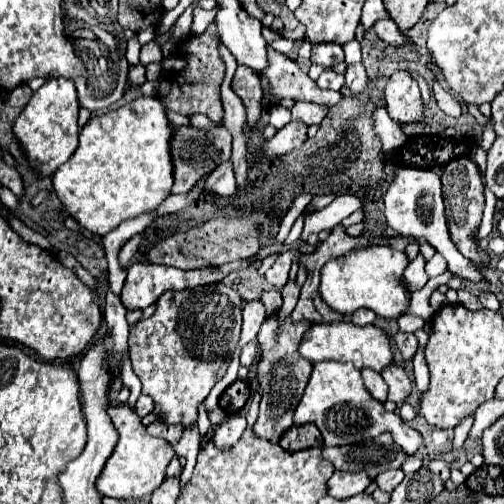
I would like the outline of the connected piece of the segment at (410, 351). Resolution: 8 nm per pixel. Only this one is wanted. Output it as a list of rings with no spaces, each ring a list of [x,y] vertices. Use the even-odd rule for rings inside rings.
[[[397,333],[393,339],[395,339],[395,343],[403,355],[403,361],[409,363],[413,359],[413,355],[417,353],[417,347],[419,347],[415,335],[413,333]]]

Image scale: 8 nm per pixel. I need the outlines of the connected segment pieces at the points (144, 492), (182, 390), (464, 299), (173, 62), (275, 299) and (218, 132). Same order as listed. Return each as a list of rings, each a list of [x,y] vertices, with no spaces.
[[[111,405],[109,415],[119,431],[119,443],[107,459],[103,473],[97,479],[97,489],[115,499],[143,499],[151,495],[165,479],[165,467],[175,457],[175,449],[163,437],[151,437],[141,423],[141,417],[127,405]]]
[[[221,281],[213,285],[199,285],[195,289],[165,291],[157,301],[155,313],[149,319],[139,321],[135,329],[131,329],[129,333],[131,363],[135,375],[143,383],[143,393],[155,401],[153,413],[159,415],[159,421],[167,425],[181,425],[183,429],[189,429],[191,425],[197,423],[199,405],[217,383],[217,373],[225,367],[225,363],[231,363],[233,351],[239,345],[241,323],[243,323],[241,295]]]
[[[459,290],[458,292],[458,303],[461,303],[464,307],[467,307],[470,311],[477,311],[482,309],[483,306],[479,302],[477,296],[467,293],[467,291]]]
[[[179,55],[171,58],[163,58],[162,61],[162,67],[166,71],[179,72],[185,68],[185,65],[187,65],[187,61],[183,57],[179,57]]]
[[[267,291],[267,293],[263,293],[261,301],[263,301],[265,309],[267,309],[267,317],[269,317],[269,319],[275,317],[277,311],[281,309],[281,295],[279,295],[277,291]]]
[[[175,127],[171,155],[175,161],[175,189],[171,189],[171,193],[187,193],[203,175],[211,173],[211,169],[215,169],[223,161],[229,161],[231,135],[225,127],[217,127],[211,131],[195,127]]]

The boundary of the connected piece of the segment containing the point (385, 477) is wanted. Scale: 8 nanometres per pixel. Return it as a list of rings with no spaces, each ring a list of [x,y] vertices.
[[[387,471],[387,473],[381,473],[381,475],[375,479],[377,487],[379,487],[383,493],[391,493],[401,481],[403,481],[403,471]]]

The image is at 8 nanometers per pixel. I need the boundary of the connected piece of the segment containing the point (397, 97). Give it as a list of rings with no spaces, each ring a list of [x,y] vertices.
[[[395,71],[385,85],[385,103],[391,119],[399,123],[417,123],[423,119],[423,99],[419,85],[407,77],[407,71]]]

